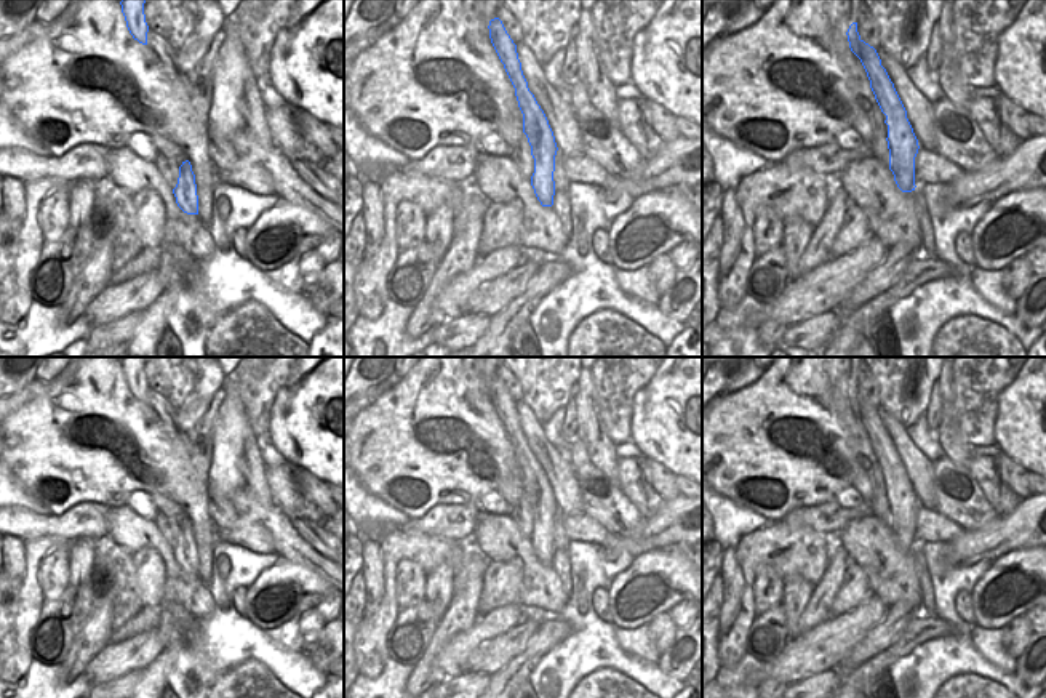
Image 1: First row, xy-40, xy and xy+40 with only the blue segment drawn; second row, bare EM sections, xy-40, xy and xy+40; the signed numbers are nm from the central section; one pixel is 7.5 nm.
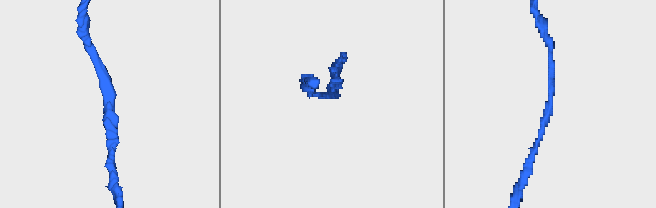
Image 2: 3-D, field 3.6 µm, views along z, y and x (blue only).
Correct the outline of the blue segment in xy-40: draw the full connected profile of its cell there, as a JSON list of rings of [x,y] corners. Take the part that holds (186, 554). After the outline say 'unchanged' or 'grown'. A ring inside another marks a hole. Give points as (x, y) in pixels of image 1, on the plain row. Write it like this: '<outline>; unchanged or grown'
[[[189,519],[179,525],[178,543],[173,548],[178,565],[187,573],[198,573],[195,533]]]; unchanged

